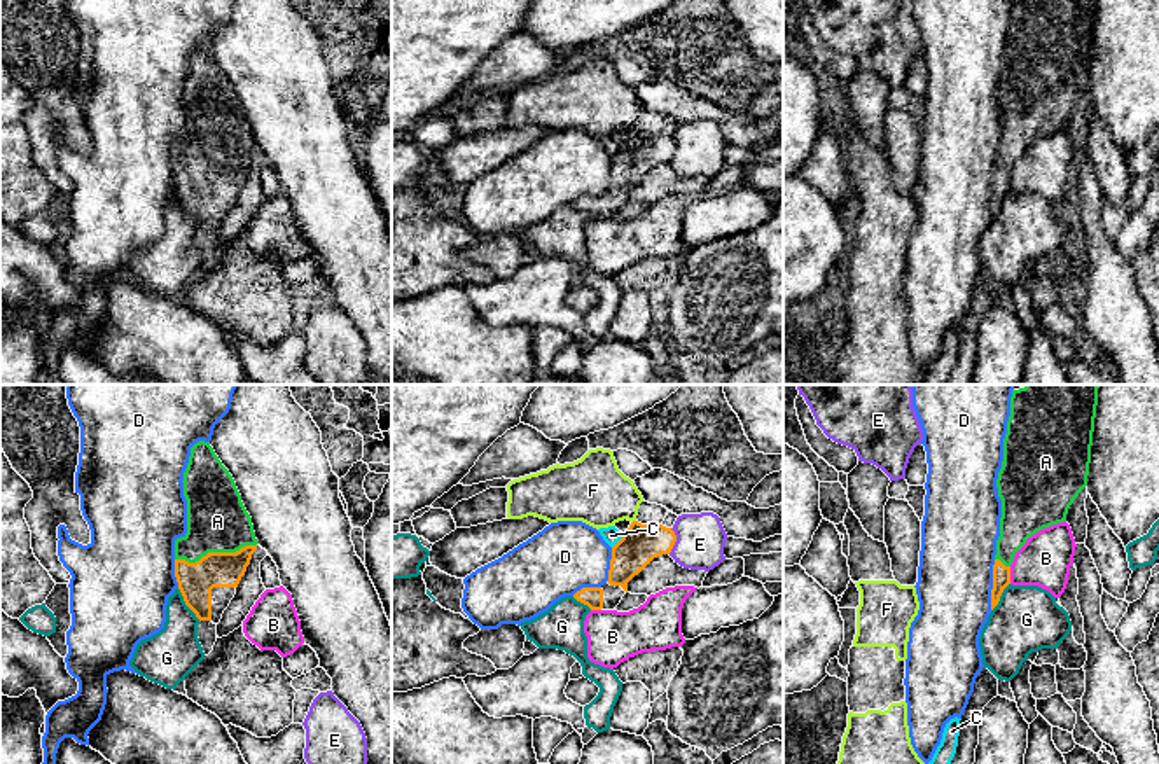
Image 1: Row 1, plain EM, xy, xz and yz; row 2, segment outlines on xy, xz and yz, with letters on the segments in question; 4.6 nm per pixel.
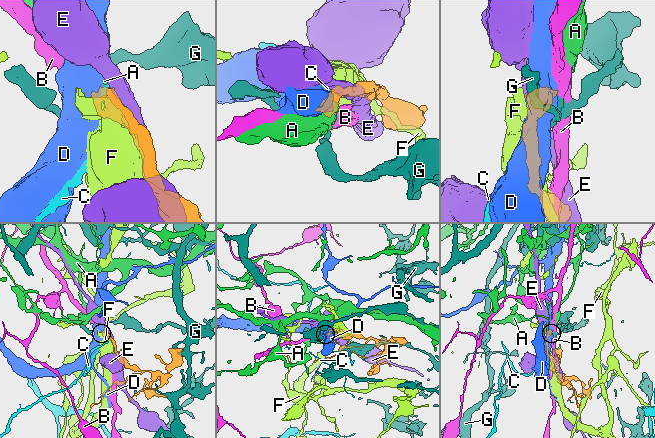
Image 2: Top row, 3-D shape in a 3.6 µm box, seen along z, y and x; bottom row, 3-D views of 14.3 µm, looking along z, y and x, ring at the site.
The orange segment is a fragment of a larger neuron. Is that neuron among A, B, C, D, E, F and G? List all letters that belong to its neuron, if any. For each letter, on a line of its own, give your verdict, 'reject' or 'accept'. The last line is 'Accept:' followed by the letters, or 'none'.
A: accept
B: reject
C: reject
D: reject
E: reject
F: reject
G: reject
Accept: A

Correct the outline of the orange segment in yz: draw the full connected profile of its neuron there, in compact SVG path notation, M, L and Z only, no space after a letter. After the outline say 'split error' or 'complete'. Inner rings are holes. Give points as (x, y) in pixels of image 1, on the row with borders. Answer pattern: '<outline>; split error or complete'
M1026 385L1024 388L1012 390L1010 416L1003 439L1003 462L996 479L1002 517L993 565L991 610L1010 584L1010 565L1016 552L1037 531L1066 521L1070 505L1087 486L1098 388L1100 385Z; split error

